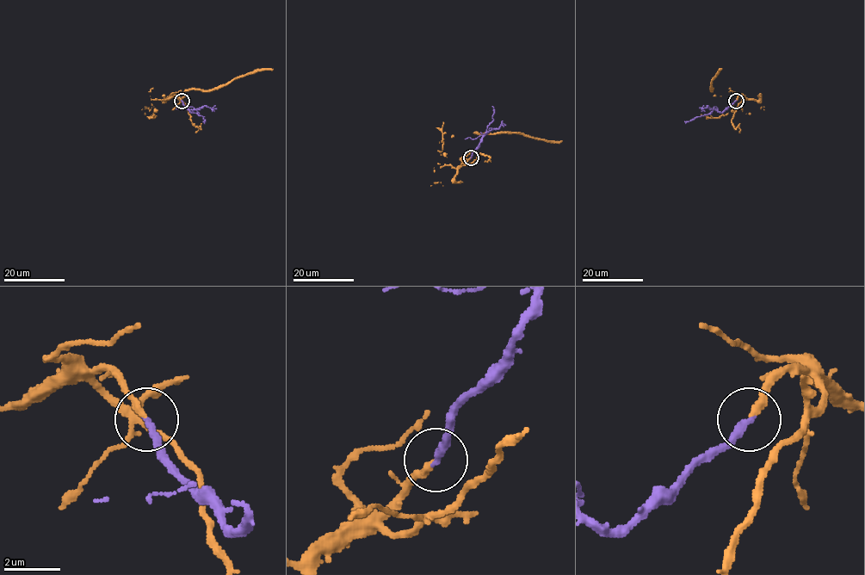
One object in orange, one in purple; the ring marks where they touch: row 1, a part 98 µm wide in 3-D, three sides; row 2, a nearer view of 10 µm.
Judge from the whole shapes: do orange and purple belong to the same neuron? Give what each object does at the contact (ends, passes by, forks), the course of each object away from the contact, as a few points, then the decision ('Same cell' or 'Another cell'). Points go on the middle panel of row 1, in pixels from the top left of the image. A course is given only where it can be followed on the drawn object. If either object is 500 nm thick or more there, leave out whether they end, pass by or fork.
At the ring orange ends. At the ring purple ends. Course of orange: (471, 157), (458, 169), (451, 182), (434, 182), (430, 186). Course of purple: (471, 157), (493, 120), (492, 106). Same cell

